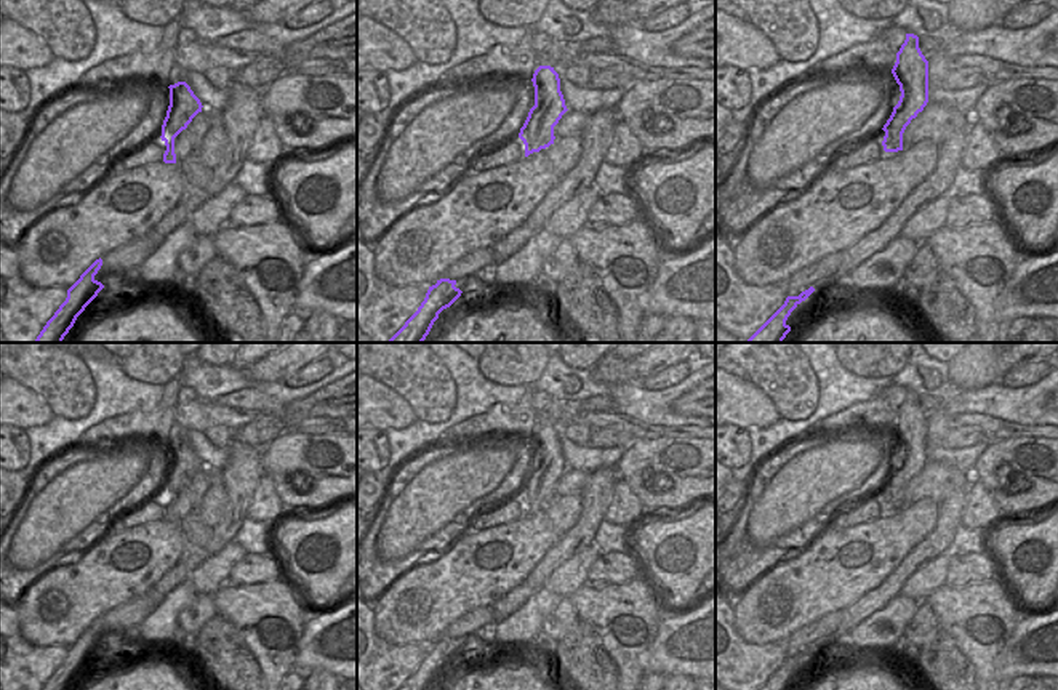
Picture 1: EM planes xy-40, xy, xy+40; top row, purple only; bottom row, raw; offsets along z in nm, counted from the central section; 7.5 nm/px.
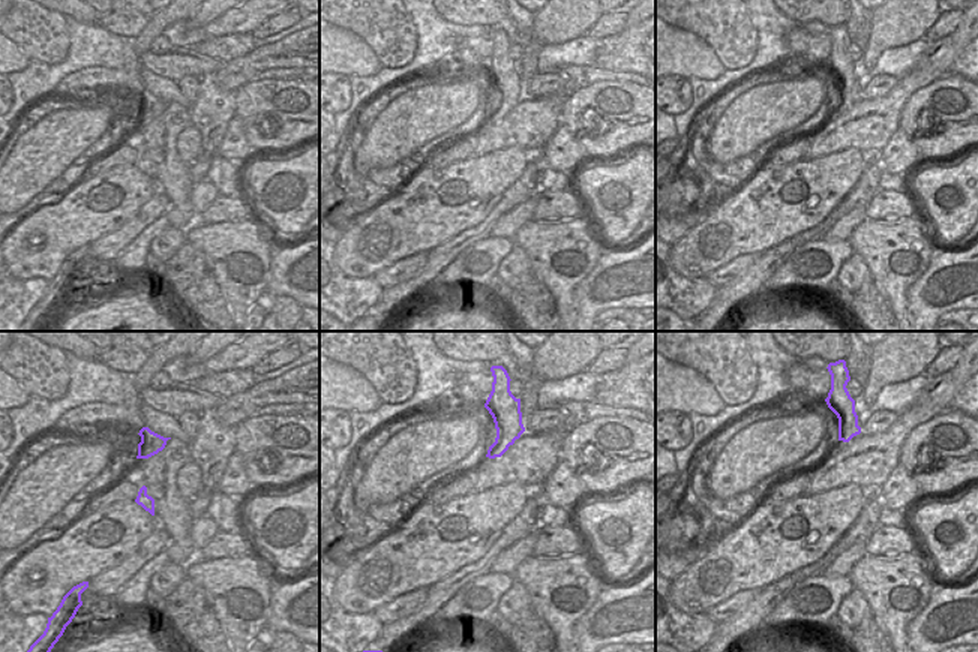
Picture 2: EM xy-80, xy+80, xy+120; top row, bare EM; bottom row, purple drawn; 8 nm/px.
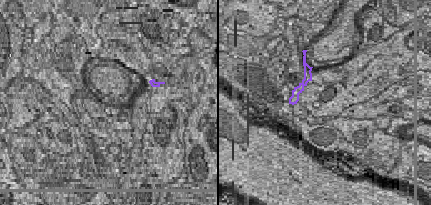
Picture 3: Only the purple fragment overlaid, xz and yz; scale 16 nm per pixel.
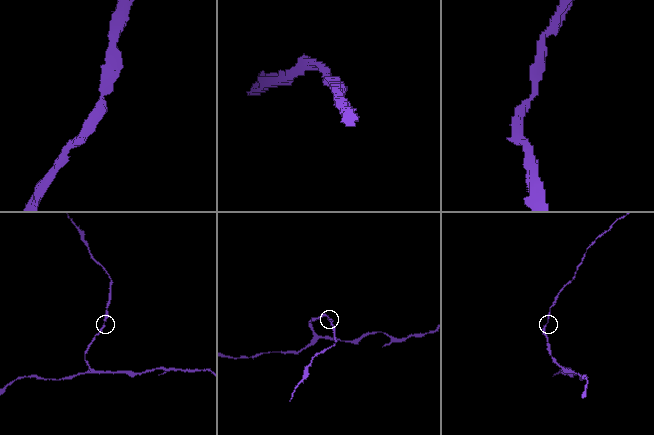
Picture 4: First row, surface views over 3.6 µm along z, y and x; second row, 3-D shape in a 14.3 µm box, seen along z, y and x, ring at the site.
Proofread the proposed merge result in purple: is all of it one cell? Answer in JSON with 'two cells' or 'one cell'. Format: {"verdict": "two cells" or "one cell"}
{"verdict": "one cell"}

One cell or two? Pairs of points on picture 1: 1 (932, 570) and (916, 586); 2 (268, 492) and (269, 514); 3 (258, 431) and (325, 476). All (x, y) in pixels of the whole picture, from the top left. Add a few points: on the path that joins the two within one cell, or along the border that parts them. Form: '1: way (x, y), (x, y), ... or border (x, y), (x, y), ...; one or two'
1: way (929, 573), (919, 583); one
2: way (268, 497), (269, 509); one
3: border (295, 431), (279, 434), (268, 445); two

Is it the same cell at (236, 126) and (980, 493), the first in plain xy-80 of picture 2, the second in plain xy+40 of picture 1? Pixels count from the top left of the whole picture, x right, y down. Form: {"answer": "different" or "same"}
{"answer": "same"}

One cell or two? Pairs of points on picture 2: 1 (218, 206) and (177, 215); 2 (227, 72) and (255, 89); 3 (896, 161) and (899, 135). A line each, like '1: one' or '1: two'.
1: two
2: two
3: one

